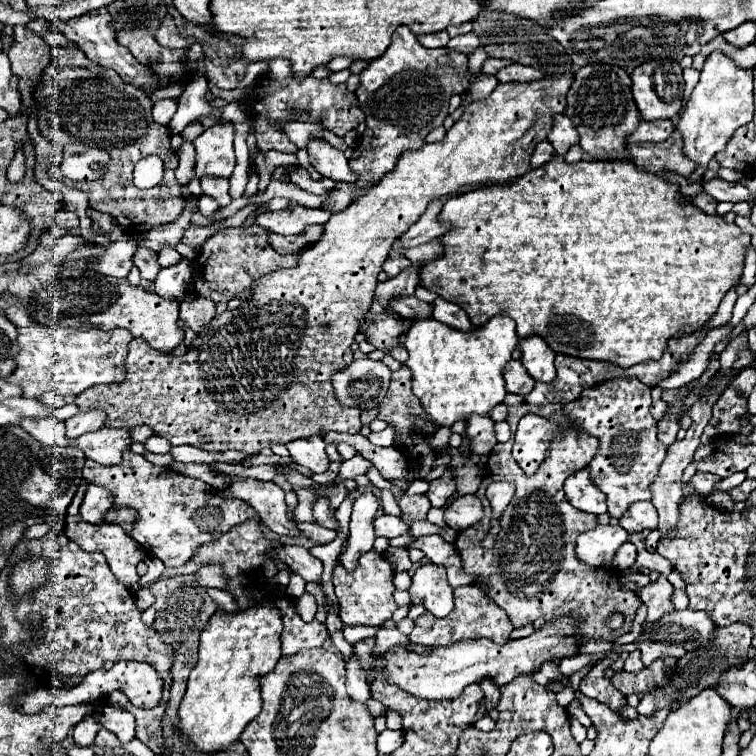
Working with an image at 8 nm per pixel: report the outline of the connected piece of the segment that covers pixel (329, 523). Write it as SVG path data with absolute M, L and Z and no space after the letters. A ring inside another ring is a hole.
M318 497L314 503L314 523L318 523L320 527L328 527L334 531L340 531L338 527L338 519L334 517L334 509L330 507L330 499L328 497Z

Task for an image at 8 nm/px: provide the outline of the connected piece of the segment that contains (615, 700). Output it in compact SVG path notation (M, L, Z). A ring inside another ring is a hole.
M604 659L604 661L598 661L590 671L588 675L580 681L580 693L590 697L590 699L596 699L604 705L608 705L610 709L618 711L624 703L626 703L626 697L622 693L618 693L618 689L614 689L612 681L608 681L604 677L604 669L610 667L610 659Z

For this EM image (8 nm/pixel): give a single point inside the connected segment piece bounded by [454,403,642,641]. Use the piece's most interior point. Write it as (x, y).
(532, 571)

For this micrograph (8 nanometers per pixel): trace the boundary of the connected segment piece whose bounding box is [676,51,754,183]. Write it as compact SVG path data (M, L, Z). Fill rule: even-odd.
M714 51L700 73L700 81L696 83L686 107L676 123L676 129L684 139L684 153L690 161L696 163L694 173L688 177L688 183L698 183L708 169L710 159L726 147L734 131L746 125L752 119L754 111L754 95L752 95L752 71L744 71L730 57L720 51Z

